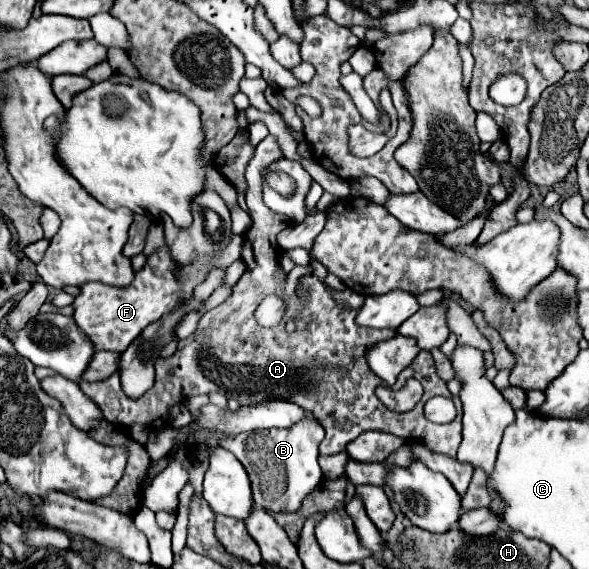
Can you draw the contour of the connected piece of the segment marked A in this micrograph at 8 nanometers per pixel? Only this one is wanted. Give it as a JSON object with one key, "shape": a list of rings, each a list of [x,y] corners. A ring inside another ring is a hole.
{"shape":[[[273,135],[263,139],[257,149],[255,157],[247,165],[247,207],[251,215],[251,229],[243,237],[243,249],[241,259],[245,263],[245,273],[241,275],[239,283],[233,287],[233,293],[227,301],[223,301],[219,307],[207,311],[197,325],[197,331],[185,339],[184,347],[178,342],[178,348],[171,357],[159,357],[155,361],[155,381],[153,387],[139,399],[131,399],[123,393],[119,383],[119,373],[113,373],[105,381],[79,381],[81,391],[101,409],[103,417],[109,423],[117,425],[133,425],[141,423],[149,431],[157,431],[168,424],[169,407],[175,403],[181,403],[187,395],[205,395],[209,391],[219,391],[227,399],[237,399],[239,405],[251,405],[259,403],[263,399],[287,399],[297,405],[301,405],[305,411],[311,411],[319,423],[325,427],[325,439],[319,445],[321,455],[335,455],[341,453],[349,441],[357,439],[363,431],[387,431],[393,435],[399,435],[403,439],[413,439],[427,443],[427,447],[433,453],[443,453],[453,457],[457,453],[457,447],[461,443],[461,401],[457,395],[451,395],[447,389],[447,383],[436,373],[431,353],[421,351],[413,362],[398,376],[393,389],[401,389],[407,379],[415,376],[423,386],[423,396],[417,407],[411,413],[393,413],[389,411],[377,397],[375,387],[384,383],[375,373],[371,373],[367,361],[365,361],[365,349],[369,345],[375,345],[375,341],[389,339],[397,331],[391,329],[365,329],[355,323],[357,311],[341,309],[327,287],[315,277],[307,275],[303,277],[303,285],[307,287],[309,299],[307,307],[303,309],[297,295],[287,297],[287,311],[283,321],[297,315],[297,331],[287,335],[283,331],[283,323],[275,327],[261,327],[255,321],[255,309],[263,301],[265,295],[273,293],[285,299],[283,287],[275,285],[275,271],[279,267],[279,245],[277,245],[277,233],[289,227],[289,219],[273,213],[267,209],[261,201],[261,185],[265,169],[281,159],[283,153],[275,141]],[[337,379],[349,379],[351,385],[357,389],[357,397],[333,397],[329,395],[329,383]],[[327,389],[327,395],[325,395]],[[443,395],[451,397],[457,407],[457,417],[451,423],[437,425],[425,419],[423,405],[427,399]],[[154,429],[154,430],[153,430]]]}

